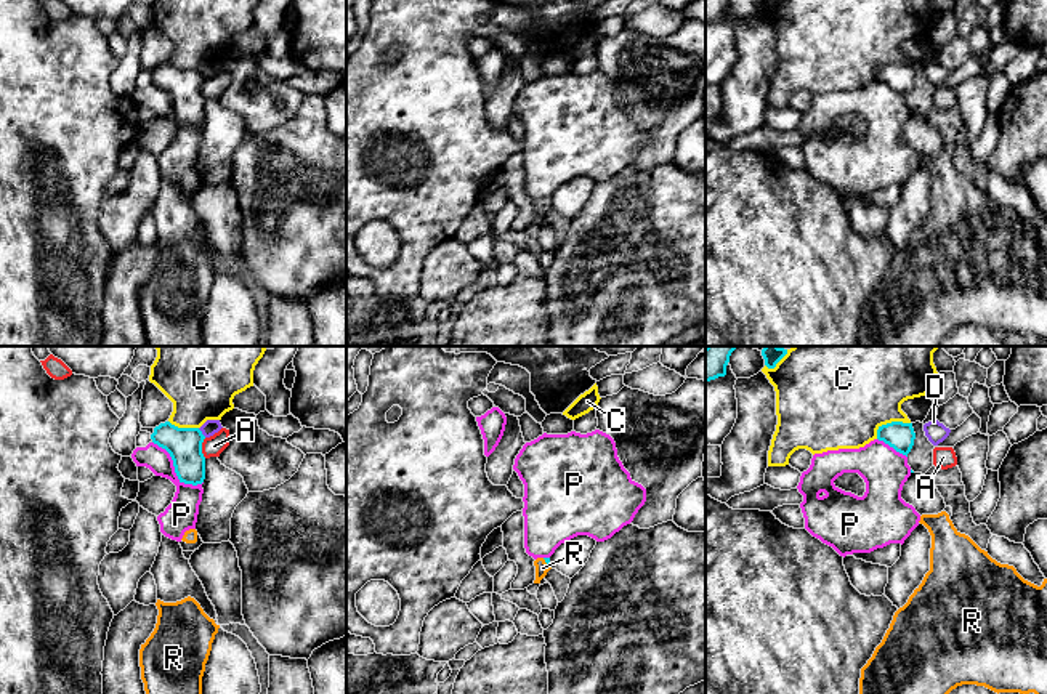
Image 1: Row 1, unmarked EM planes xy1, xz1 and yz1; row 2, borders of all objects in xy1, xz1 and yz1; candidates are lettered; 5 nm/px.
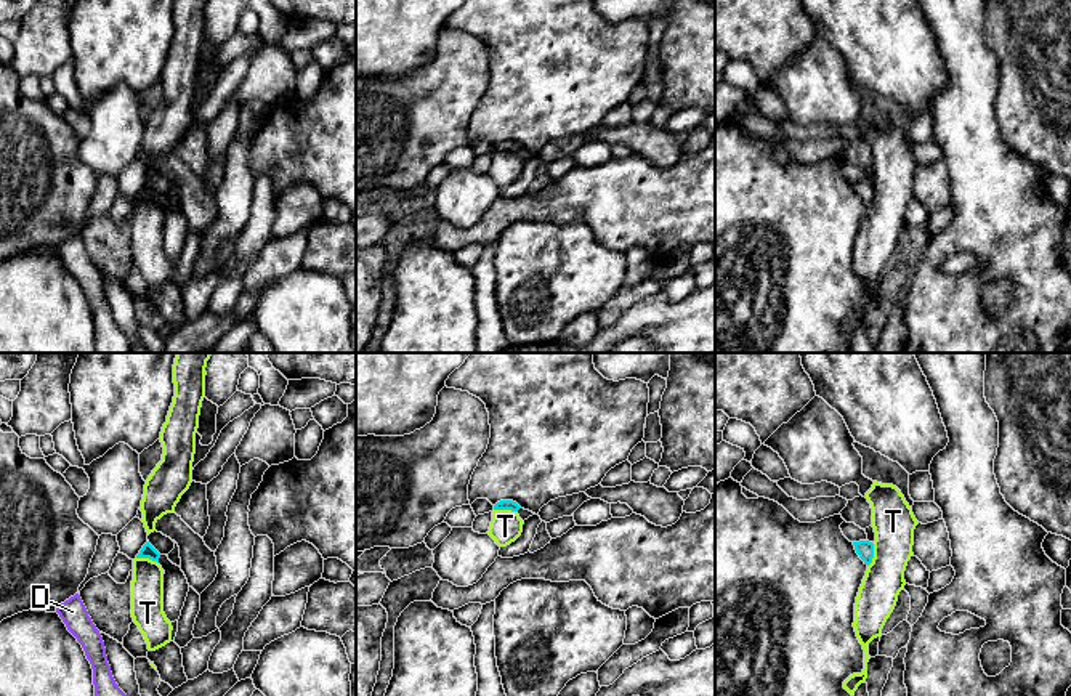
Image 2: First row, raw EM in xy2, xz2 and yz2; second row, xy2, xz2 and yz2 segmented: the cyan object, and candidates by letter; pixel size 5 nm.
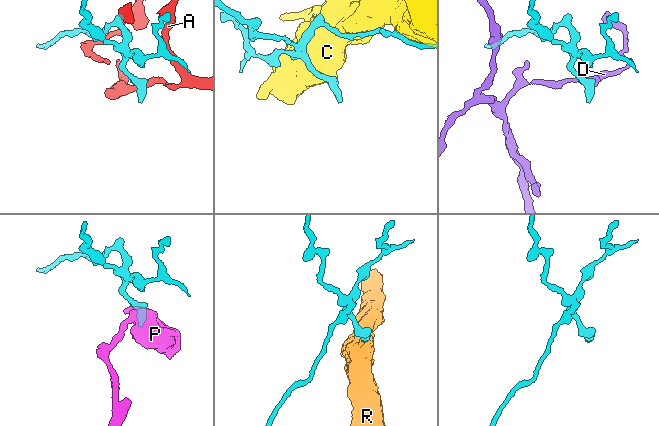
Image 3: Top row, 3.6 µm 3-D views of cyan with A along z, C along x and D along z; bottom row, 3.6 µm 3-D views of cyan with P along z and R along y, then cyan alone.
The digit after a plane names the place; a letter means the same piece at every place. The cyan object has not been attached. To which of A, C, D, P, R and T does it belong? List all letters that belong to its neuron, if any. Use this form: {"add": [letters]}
{"add": ["R"]}

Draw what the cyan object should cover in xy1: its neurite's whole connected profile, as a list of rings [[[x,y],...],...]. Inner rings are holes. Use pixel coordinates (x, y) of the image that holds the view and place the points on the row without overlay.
[[[165,63],[154,69],[151,80],[170,95],[180,123],[192,127],[204,123],[205,98],[202,83],[205,77],[199,69],[178,69]]]

